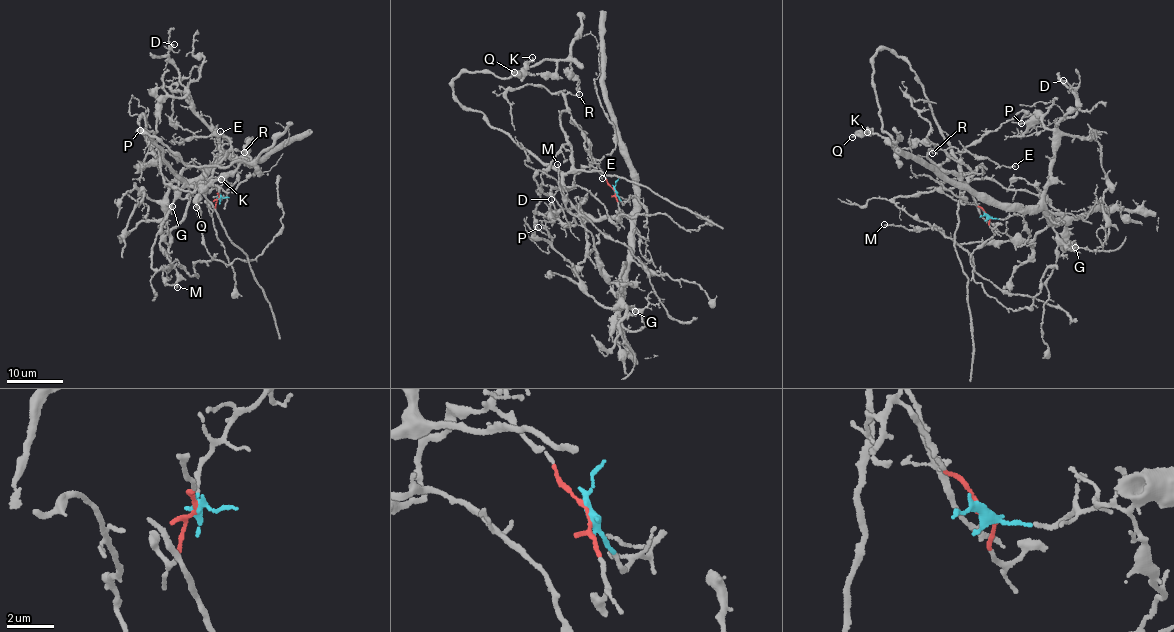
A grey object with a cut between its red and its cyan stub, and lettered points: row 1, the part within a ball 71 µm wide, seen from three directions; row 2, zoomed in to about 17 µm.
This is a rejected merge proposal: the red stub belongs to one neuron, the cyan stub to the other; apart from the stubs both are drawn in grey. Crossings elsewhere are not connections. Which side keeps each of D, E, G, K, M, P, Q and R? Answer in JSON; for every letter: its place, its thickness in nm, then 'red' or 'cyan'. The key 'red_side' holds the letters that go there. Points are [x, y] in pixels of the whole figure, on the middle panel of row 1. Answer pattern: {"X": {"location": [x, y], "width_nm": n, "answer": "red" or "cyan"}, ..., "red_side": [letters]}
{"D": {"location": [551, 199], "width_nm": 150, "answer": "cyan"}, "E": {"location": [602, 178], "width_nm": 120, "answer": "red"}, "G": {"location": [635, 311], "width_nm": 140, "answer": "cyan"}, "K": {"location": [532, 57], "width_nm": 300, "answer": "red"}, "M": {"location": [557, 164], "width_nm": 150, "answer": "cyan"}, "P": {"location": [538, 227], "width_nm": 170, "answer": "red"}, "Q": {"location": [514, 72], "width_nm": 220, "answer": "red"}, "R": {"location": [579, 94], "width_nm": 140, "answer": "red"}, "red_side": ["E", "K", "P", "Q", "R"]}

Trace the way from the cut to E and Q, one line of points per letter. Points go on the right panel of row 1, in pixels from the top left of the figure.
E: (985, 216), (967, 186), (985, 167), (948, 172), (927, 152), (950, 147), (1015, 166)
Q: (985, 216), (967, 186), (985, 167), (959, 167), (918, 76), (886, 48), (872, 62), (893, 145), (851, 137)

